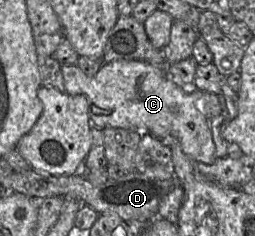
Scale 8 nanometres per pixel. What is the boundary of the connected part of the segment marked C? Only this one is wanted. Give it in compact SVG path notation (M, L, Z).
M115 60L104 62L94 76L87 76L76 65L63 65L61 72L64 79L65 91L69 95L84 95L89 102L89 117L92 126L98 128L123 128L137 132L148 132L163 139L175 137L178 139L183 152L194 163L213 164L216 157L216 148L211 135L210 121L201 112L201 97L203 91L195 85L183 89L177 85L163 68L155 67L139 60Z

